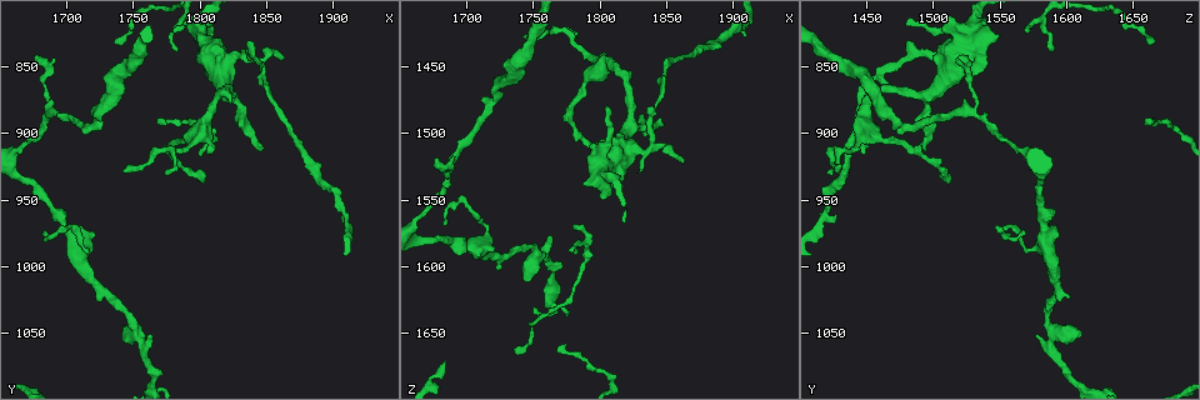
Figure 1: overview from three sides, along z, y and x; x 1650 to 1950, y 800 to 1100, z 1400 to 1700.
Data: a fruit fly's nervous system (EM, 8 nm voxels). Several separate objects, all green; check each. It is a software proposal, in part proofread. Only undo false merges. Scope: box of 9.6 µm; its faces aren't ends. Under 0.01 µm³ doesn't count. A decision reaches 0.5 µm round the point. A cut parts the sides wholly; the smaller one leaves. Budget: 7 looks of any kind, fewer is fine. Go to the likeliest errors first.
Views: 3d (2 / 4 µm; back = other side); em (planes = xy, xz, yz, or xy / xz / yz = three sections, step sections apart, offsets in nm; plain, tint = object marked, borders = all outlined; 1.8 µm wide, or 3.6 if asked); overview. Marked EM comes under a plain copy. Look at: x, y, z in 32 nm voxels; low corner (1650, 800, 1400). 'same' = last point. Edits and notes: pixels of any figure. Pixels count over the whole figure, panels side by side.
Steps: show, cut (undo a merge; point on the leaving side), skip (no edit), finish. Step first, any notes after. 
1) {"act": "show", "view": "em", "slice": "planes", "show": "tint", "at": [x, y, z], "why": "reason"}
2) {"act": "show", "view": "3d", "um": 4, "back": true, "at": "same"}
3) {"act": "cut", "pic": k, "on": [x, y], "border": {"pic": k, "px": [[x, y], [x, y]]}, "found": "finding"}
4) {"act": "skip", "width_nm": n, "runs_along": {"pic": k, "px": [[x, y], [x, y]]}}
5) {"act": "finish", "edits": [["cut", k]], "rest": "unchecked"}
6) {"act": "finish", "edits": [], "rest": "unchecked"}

{"act": "show", "view": "em", "slice": "planes", "show": "tint", "at": [1686, 882, 1530]}

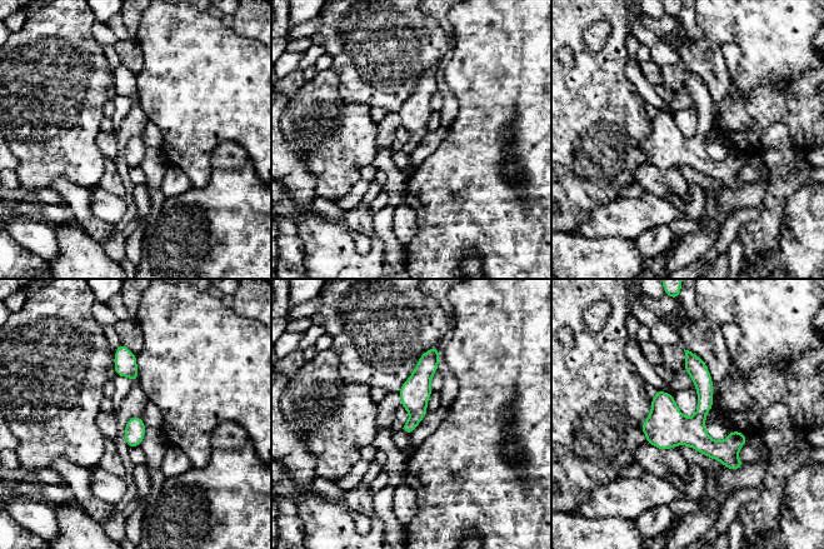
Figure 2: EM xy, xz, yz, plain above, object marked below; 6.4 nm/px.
{"act": "skip", "width_nm": 130, "runs_along": {"pic": 2, "px": [[688, 354], [703, 380], [699, 434], [738, 465]]}, "found": "continuous, no second neuron"}

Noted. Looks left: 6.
{"act": "show", "view": "em", "um": 3.6, "slice": "xy", "step": 16, "show": "tint", "at": [1802, 824, 1526], "why": "branch point"}

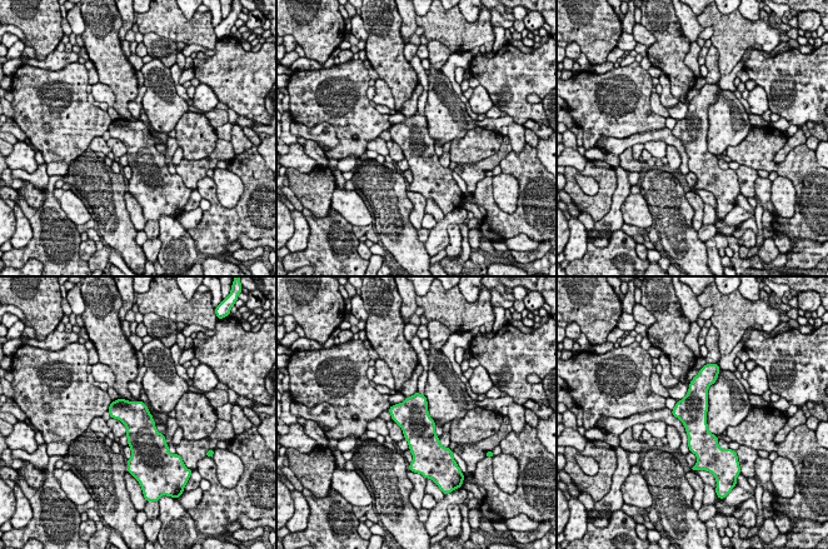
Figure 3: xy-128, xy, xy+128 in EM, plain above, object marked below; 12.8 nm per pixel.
{"act": "show", "view": "em", "um": 3.6, "slice": "planes", "show": "borders", "at": "same"}

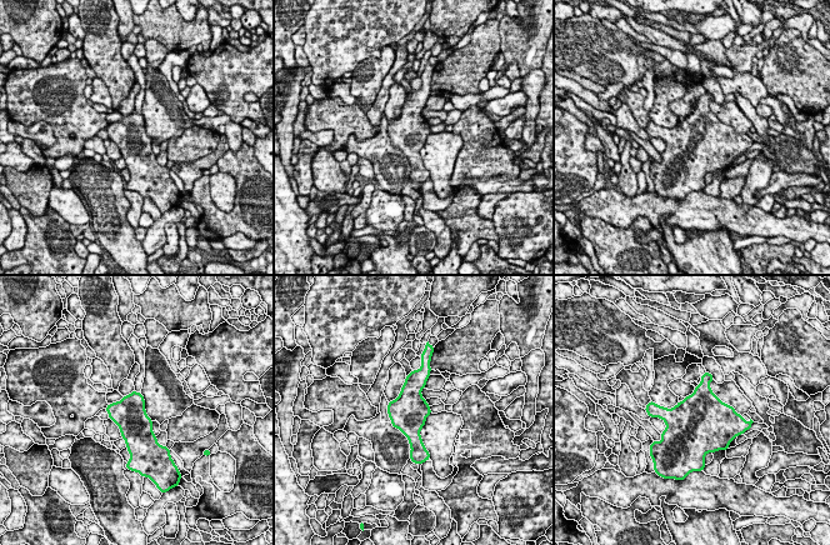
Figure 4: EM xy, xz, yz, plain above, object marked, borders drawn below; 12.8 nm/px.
{"act": "skip", "found": "continuous, no second neuron"}

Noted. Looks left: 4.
{"act": "show", "view": "em", "slice": "planes", "show": "tint", "at": [1702, 972, 1556], "why": "abrupt turn"}

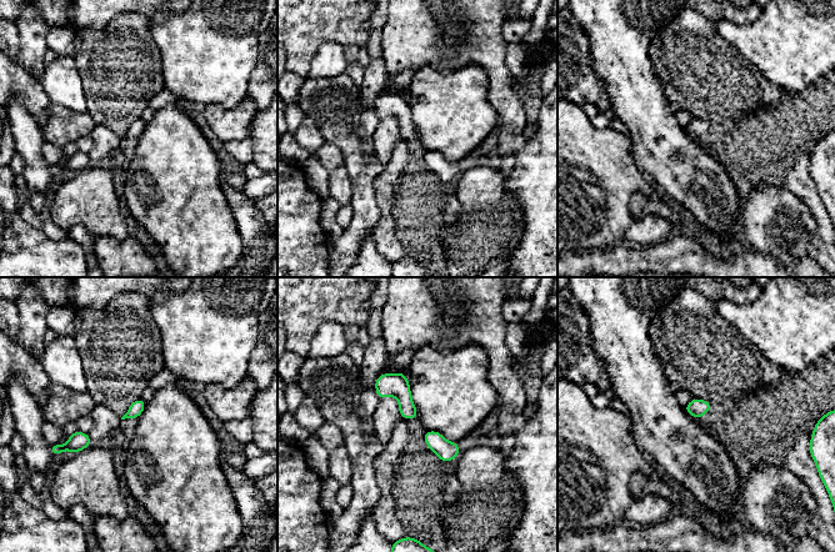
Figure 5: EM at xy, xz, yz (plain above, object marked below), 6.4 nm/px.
{"act": "skip", "found": "continuous, no second neuron"}

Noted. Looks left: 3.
{"act": "finish", "edits": [], "rest": "unchecked"}

